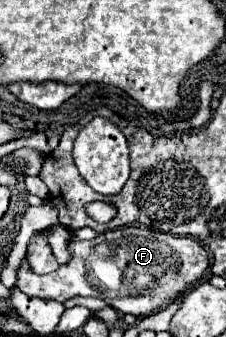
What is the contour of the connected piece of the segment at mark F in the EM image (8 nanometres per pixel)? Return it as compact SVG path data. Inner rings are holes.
M116 228L98 234L94 240L72 240L70 246L76 246L76 254L52 274L38 276L24 262L18 270L16 286L36 298L66 302L72 296L94 296L102 298L120 314L150 316L184 292L188 284L200 280L210 264L208 252L198 240L148 228Z

